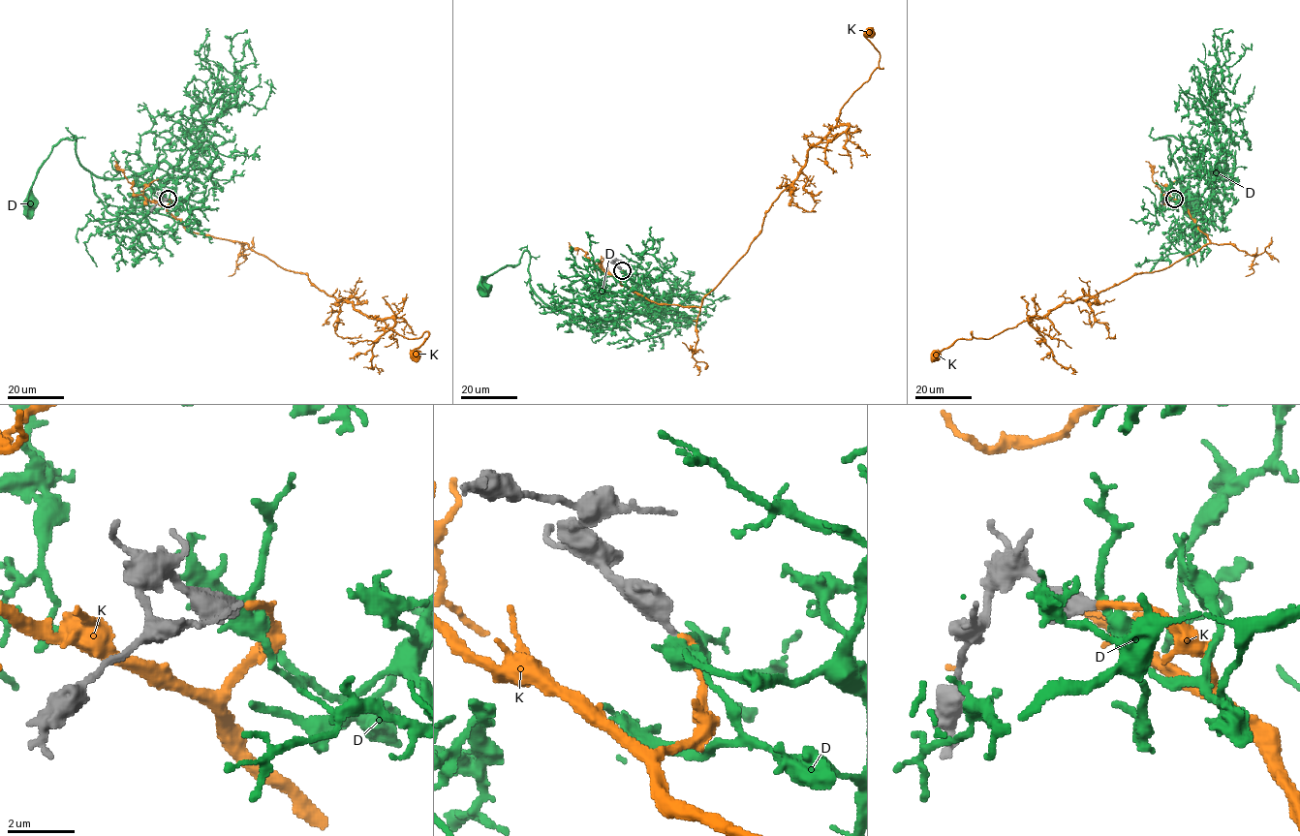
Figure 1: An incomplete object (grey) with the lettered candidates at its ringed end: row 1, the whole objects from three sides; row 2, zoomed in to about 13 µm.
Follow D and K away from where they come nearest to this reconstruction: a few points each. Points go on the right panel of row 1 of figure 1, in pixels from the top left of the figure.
D: (1173, 199), (1184, 207), (1197, 199), (1202, 215), (1210, 185), (1184, 143), (1158, 138), (1168, 140), (1191, 202)
K: (1173, 200), (1209, 243), (1167, 267), (1136, 273), (987, 339), (972, 331), (971, 339), (956, 339), (934, 355)

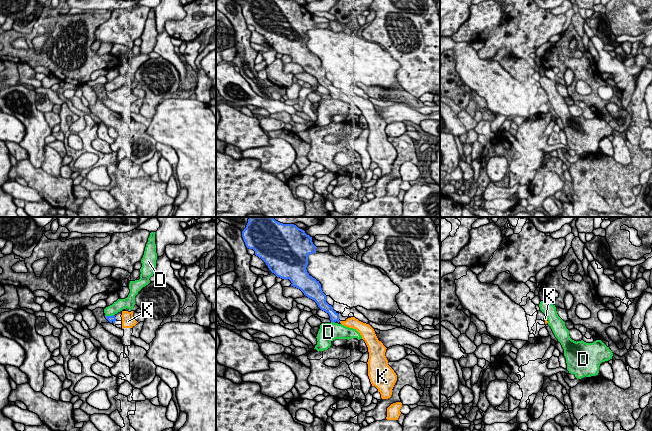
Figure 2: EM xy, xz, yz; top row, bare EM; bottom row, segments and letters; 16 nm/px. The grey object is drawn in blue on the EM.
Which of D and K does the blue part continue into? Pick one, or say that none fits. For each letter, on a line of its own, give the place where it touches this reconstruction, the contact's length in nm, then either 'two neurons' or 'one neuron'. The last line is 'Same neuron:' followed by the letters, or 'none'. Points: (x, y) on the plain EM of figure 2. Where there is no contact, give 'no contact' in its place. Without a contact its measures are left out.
D: xz (333, 98) | 70 nm | two neurons
K: no contact | one neuron
Same neuron: K

